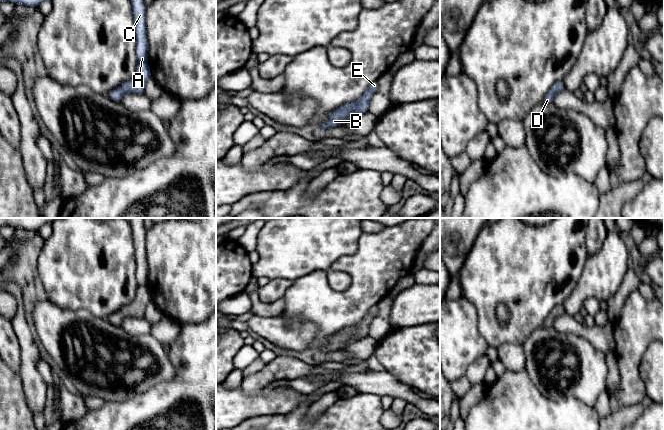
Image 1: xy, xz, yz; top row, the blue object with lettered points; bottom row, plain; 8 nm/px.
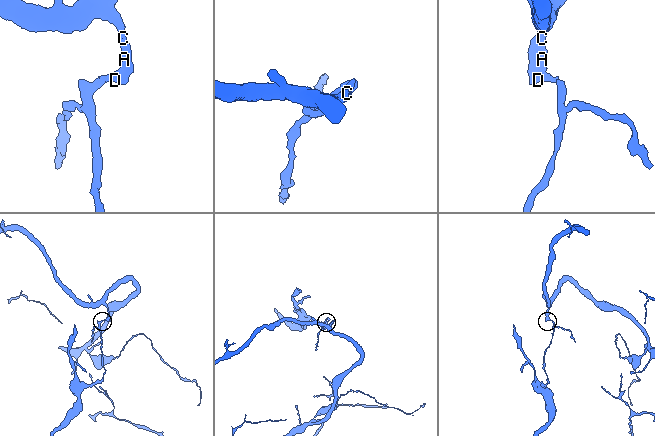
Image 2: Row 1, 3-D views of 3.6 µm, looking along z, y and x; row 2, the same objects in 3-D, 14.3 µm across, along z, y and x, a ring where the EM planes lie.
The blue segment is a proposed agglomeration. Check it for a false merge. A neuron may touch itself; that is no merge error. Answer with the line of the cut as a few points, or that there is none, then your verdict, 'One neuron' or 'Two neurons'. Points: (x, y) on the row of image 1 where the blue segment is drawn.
No split. One neuron

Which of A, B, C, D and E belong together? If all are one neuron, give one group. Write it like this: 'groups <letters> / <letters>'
groups A B C D E

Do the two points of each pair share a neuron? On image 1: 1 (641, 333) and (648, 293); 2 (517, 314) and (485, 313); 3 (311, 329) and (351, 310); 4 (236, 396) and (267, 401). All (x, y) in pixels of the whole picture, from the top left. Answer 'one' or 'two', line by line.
1: two
2: one
3: two
4: one

